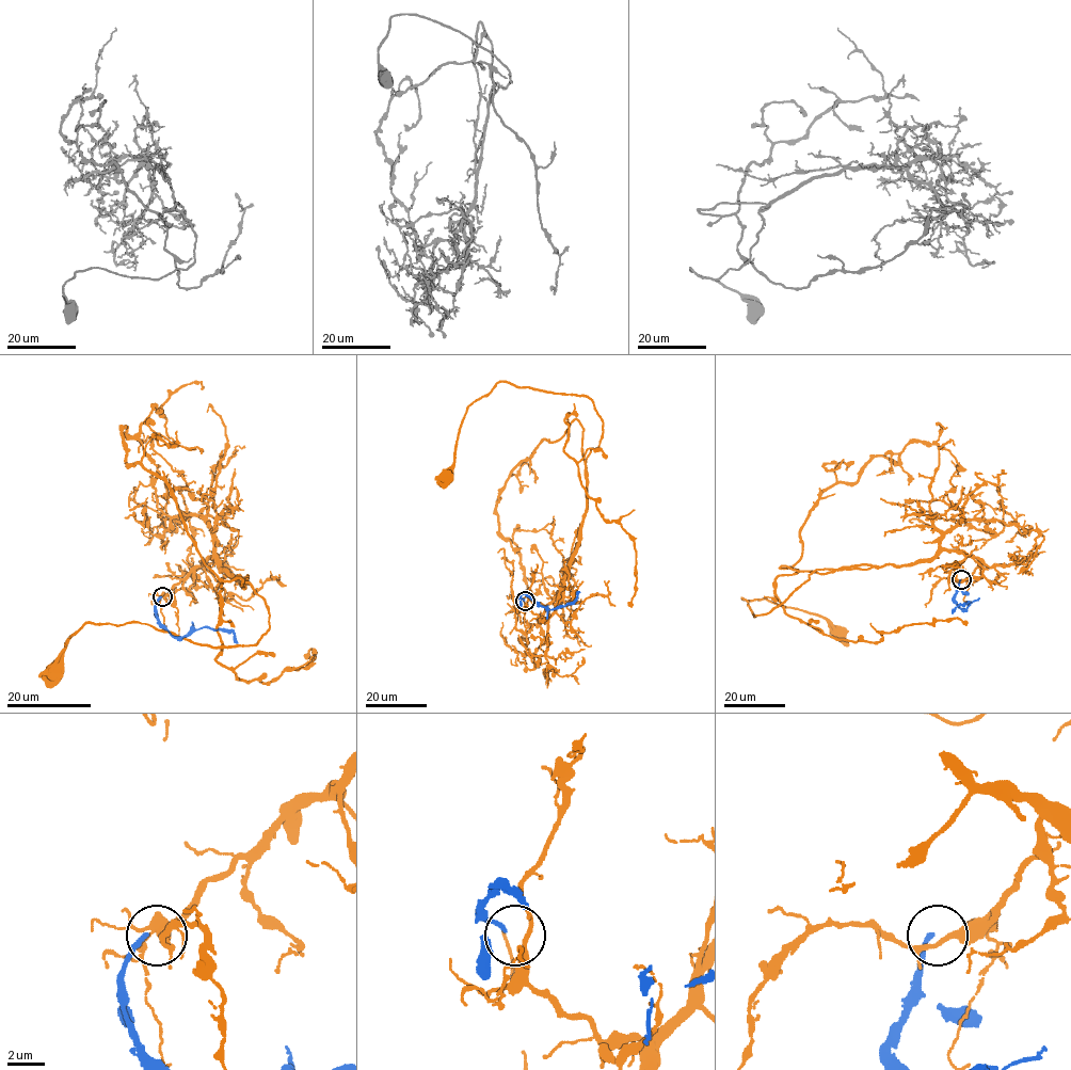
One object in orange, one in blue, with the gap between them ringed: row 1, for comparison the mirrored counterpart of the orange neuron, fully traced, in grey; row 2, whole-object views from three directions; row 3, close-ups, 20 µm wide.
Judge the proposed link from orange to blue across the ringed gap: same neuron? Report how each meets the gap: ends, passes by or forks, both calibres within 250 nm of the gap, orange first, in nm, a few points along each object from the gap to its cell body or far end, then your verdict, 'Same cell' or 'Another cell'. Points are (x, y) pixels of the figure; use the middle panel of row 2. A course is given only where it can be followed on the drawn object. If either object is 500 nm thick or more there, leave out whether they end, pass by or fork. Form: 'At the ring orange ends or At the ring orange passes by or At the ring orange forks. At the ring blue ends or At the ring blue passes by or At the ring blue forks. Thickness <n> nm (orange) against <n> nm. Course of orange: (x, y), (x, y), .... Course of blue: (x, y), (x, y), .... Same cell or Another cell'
At the ring orange passes by. At the ring blue ends. Thickness 260 nm (orange) against 240 nm. Course of orange: (526, 601), (547, 618), (560, 600), (603, 432), (593, 402), (499, 381), (468, 406), (445, 478). Course of blue: (524, 601), (521, 599), (526, 593), (548, 609), (570, 604), (579, 592). Another cell

